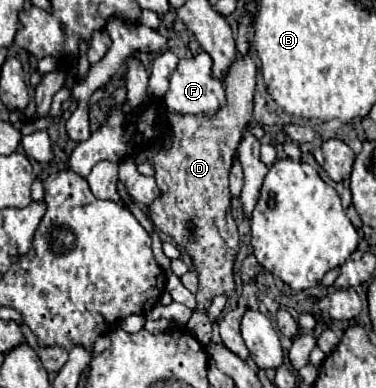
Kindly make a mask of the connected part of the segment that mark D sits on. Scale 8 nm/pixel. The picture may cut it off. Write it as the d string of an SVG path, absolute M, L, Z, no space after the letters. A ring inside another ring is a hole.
M249 52L245 56L237 56L237 62L229 68L229 74L225 78L225 92L227 92L227 104L217 110L215 116L205 118L205 116L181 116L181 114L173 114L167 116L169 118L169 126L173 128L173 144L171 148L161 148L155 154L137 154L135 162L151 162L155 168L155 182L161 190L159 198L153 200L149 204L149 218L153 220L155 228L161 230L163 234L171 236L171 240L175 244L179 244L183 248L185 254L189 254L197 276L199 276L199 290L197 290L197 310L193 310L187 328L189 332L199 340L199 344L207 346L211 342L213 336L213 326L207 318L207 308L211 306L213 298L223 294L223 296L233 296L235 294L235 278L233 278L233 264L235 264L235 256L239 252L239 234L237 234L237 226L235 220L231 216L231 192L229 192L229 170L231 164L235 160L237 154L237 146L243 138L243 132L247 128L249 118L253 116L253 90L255 90L255 54ZM187 224L193 224L193 228L189 228Z

